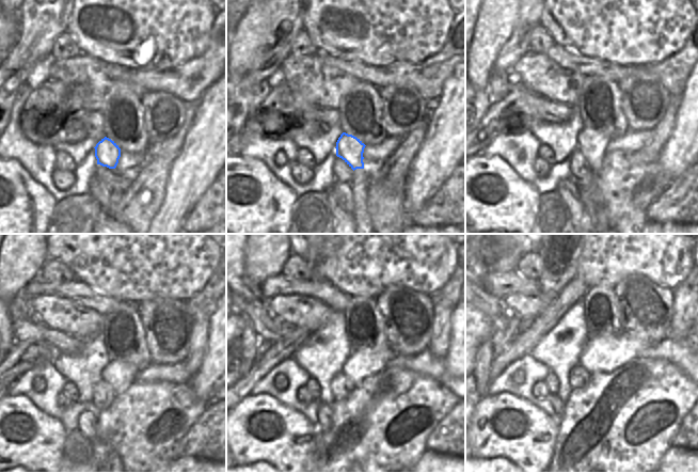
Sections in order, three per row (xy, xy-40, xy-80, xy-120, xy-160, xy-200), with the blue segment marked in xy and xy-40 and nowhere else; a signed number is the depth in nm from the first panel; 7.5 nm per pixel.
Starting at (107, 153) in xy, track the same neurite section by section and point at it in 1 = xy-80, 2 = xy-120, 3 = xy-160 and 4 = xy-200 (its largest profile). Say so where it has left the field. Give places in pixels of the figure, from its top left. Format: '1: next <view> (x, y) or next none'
1: next xy-80 (592, 144)
2: next xy-120 (120, 375)
3: next xy-160 (365, 362)
4: next xy-200 (604, 353)

